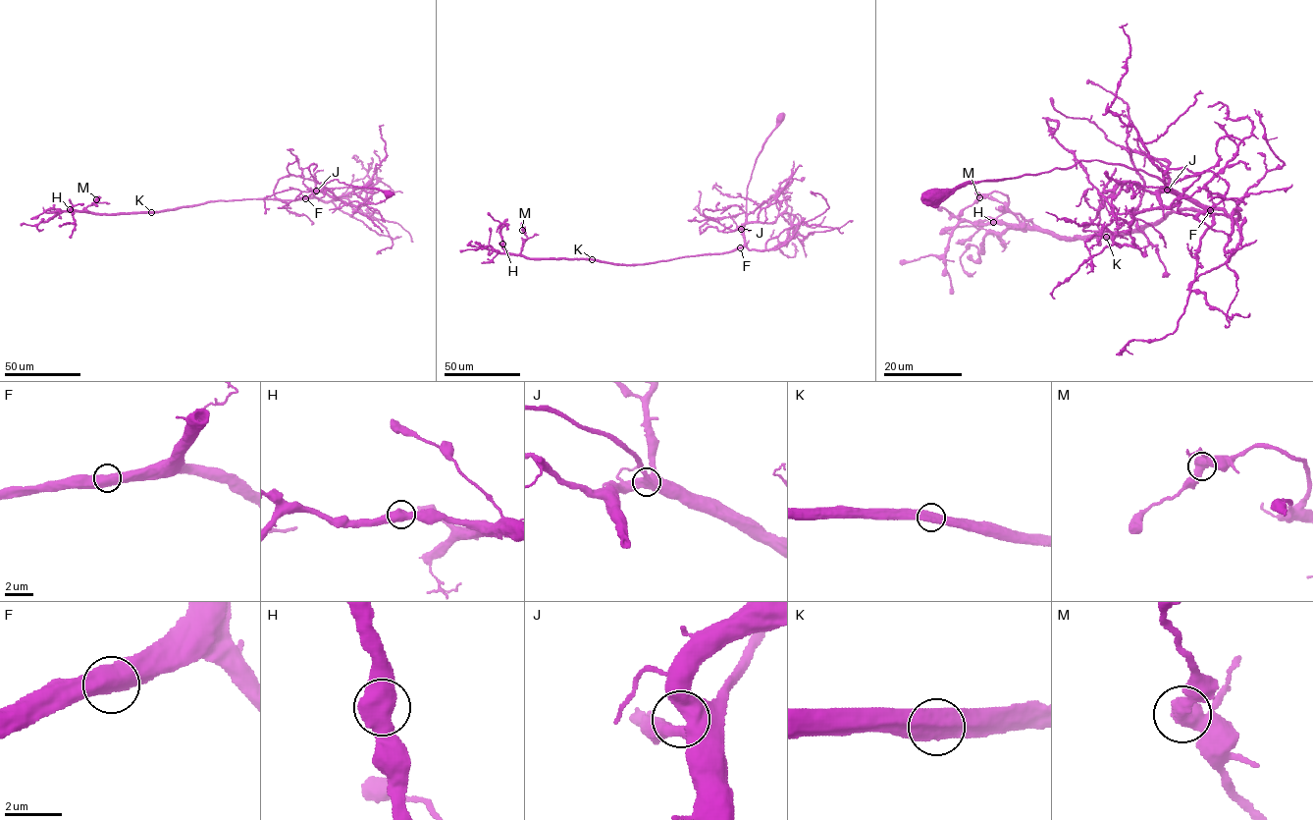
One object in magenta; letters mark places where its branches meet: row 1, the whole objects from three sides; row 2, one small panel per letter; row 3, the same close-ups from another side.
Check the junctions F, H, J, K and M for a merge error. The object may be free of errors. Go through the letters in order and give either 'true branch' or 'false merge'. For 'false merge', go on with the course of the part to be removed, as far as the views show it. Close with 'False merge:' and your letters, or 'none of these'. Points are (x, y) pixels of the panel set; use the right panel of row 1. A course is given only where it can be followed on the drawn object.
F: true branch
H: true branch
J: true branch
K: true branch
M: true branch
False merge: none of these

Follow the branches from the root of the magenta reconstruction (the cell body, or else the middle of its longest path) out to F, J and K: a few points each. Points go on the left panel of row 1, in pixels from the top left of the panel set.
F: (389, 192), (334, 179), (305, 198)
J: (389, 192), (347, 185), (336, 179), (316, 191)
K: (389, 192), (334, 179), (306, 198), (218, 200), (151, 212)

